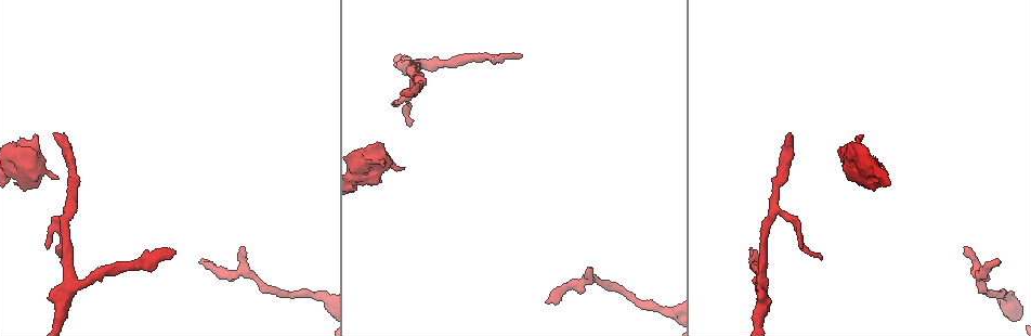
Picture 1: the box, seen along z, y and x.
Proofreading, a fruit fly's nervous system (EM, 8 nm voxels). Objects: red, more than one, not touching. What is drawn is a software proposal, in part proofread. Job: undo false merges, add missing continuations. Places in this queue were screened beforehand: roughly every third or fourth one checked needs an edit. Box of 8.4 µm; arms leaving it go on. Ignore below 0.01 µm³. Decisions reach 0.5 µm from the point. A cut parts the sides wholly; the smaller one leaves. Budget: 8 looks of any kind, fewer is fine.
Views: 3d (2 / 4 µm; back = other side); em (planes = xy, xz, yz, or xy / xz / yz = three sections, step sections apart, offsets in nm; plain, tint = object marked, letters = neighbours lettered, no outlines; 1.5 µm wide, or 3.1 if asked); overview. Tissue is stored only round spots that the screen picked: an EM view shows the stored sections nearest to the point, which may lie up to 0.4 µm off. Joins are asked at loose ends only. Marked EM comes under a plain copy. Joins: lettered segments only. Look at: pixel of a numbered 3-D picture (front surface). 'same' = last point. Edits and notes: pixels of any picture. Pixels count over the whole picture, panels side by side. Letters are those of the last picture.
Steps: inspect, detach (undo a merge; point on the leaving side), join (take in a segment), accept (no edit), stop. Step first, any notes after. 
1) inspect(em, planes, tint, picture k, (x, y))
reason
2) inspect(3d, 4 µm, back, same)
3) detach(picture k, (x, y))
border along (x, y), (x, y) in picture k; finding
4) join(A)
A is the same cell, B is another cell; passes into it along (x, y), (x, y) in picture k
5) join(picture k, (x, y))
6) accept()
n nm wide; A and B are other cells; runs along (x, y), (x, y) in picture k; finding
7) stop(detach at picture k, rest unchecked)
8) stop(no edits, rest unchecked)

inspect(em, yz, step 8, tint, picture 1, (56, 133))
an open end

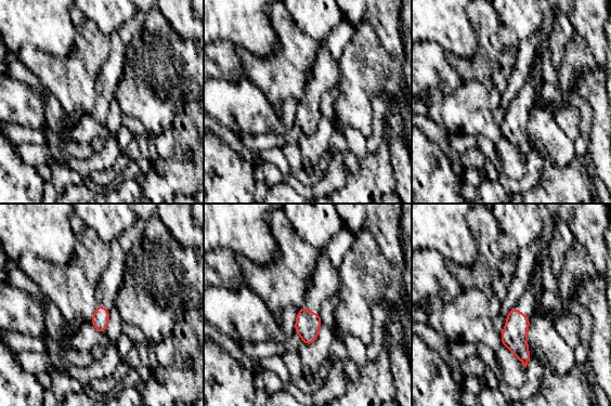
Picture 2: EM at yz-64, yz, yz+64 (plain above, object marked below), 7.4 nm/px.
inspect(em, yz, step 8, letters, same)

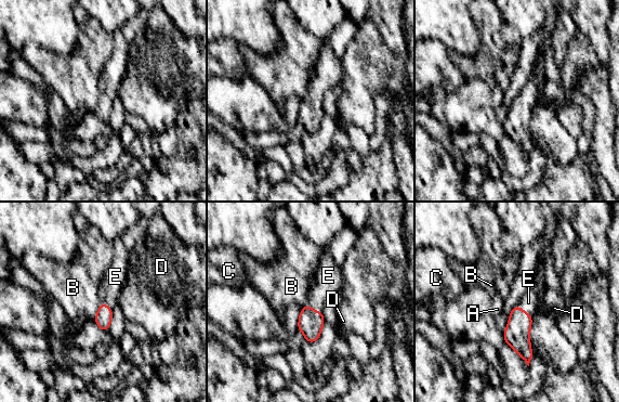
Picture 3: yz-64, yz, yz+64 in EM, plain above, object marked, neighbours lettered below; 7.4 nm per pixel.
join(E)
B touches over 150 nm; E is the same cell, A, B, C and D are other cells; passes into it along (516, 335), (523, 310), (528, 302) in picture 3; the neuron continues

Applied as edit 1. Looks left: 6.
inspect(overview)
see it whole again

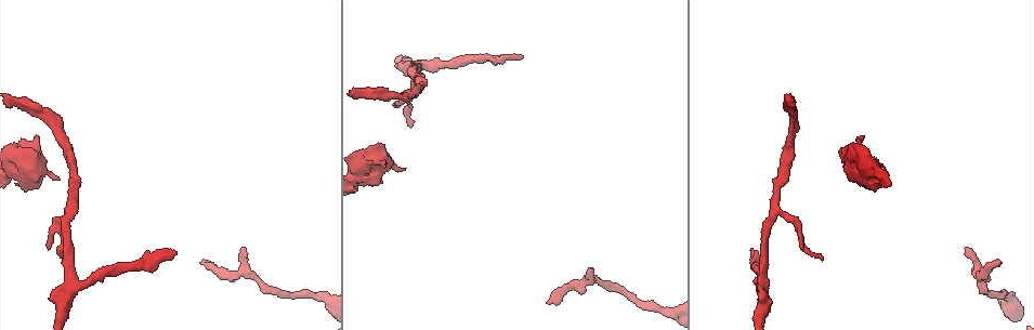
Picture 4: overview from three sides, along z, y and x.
inspect(em, planes, letters, picture 4, (862, 135))
an open end

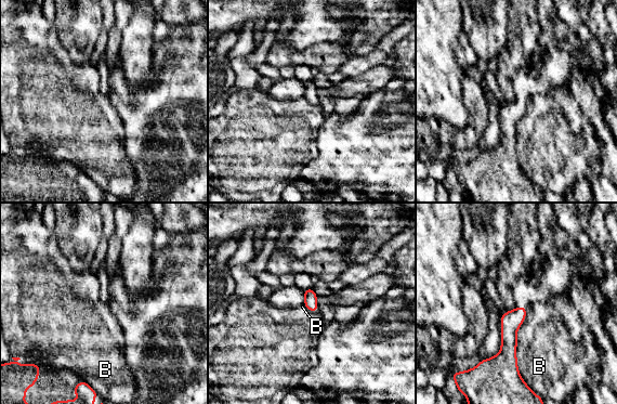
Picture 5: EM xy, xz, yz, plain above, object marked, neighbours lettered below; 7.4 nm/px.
accept()
B is another cell; border along (522, 323), (516, 368), (525, 381) in picture 5; none of them fits

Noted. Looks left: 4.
inspect(em, planes, tint, picture 4, (964, 248))

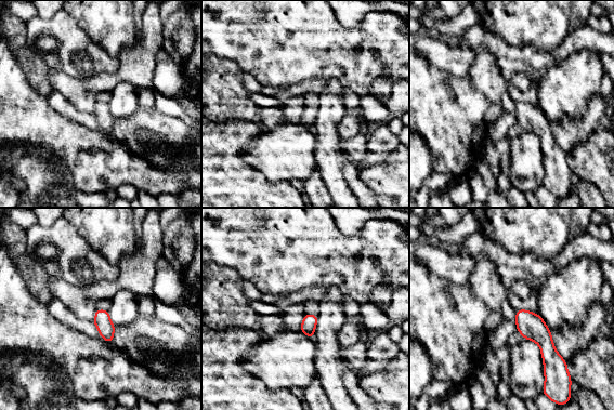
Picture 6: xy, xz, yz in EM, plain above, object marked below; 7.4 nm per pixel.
inspect(em, planes, letters, same)
what lies round it

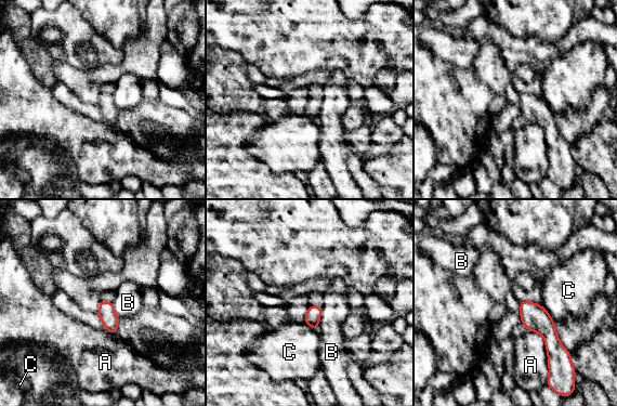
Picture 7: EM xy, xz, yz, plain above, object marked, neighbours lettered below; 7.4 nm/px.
accept()
A, B and C are other cells; border along (323, 306), (316, 330) in picture 7; none of them fits

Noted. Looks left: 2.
stop(join at picture 3, rest unchecked)

